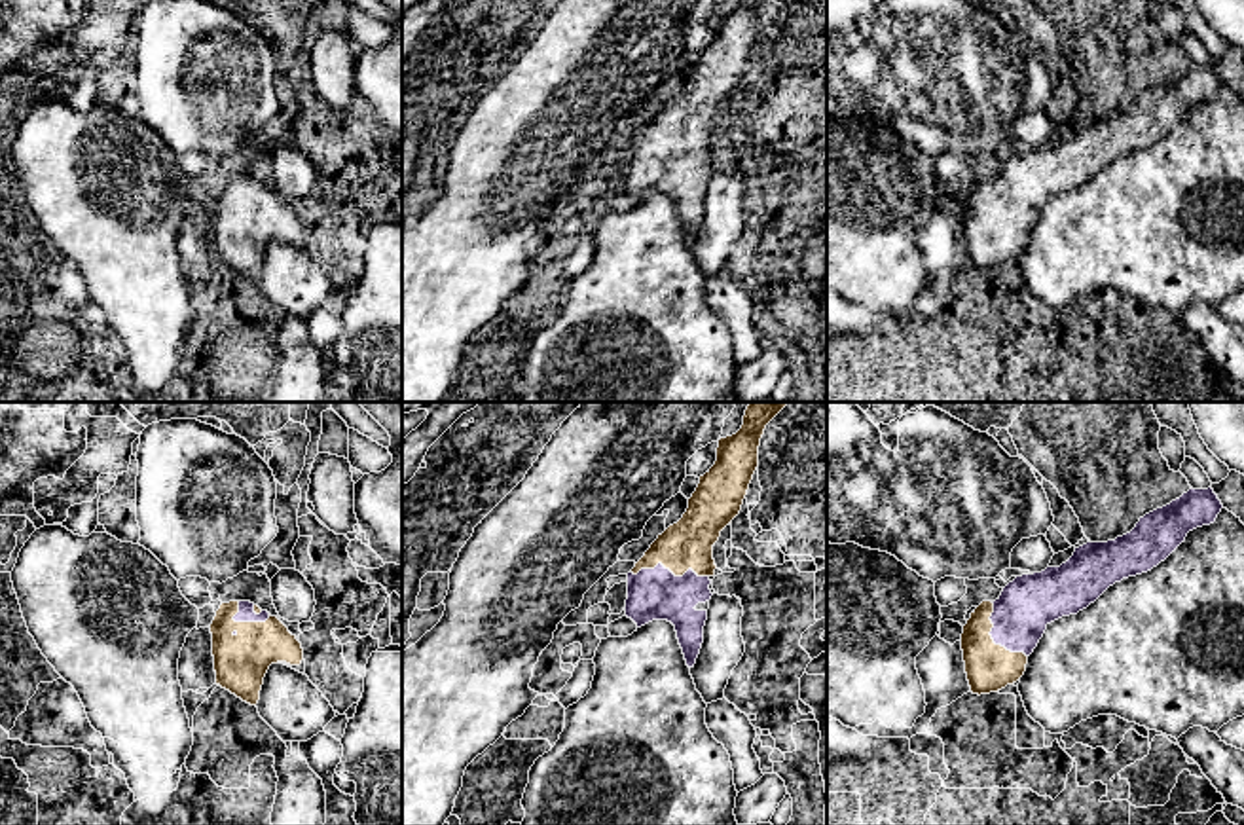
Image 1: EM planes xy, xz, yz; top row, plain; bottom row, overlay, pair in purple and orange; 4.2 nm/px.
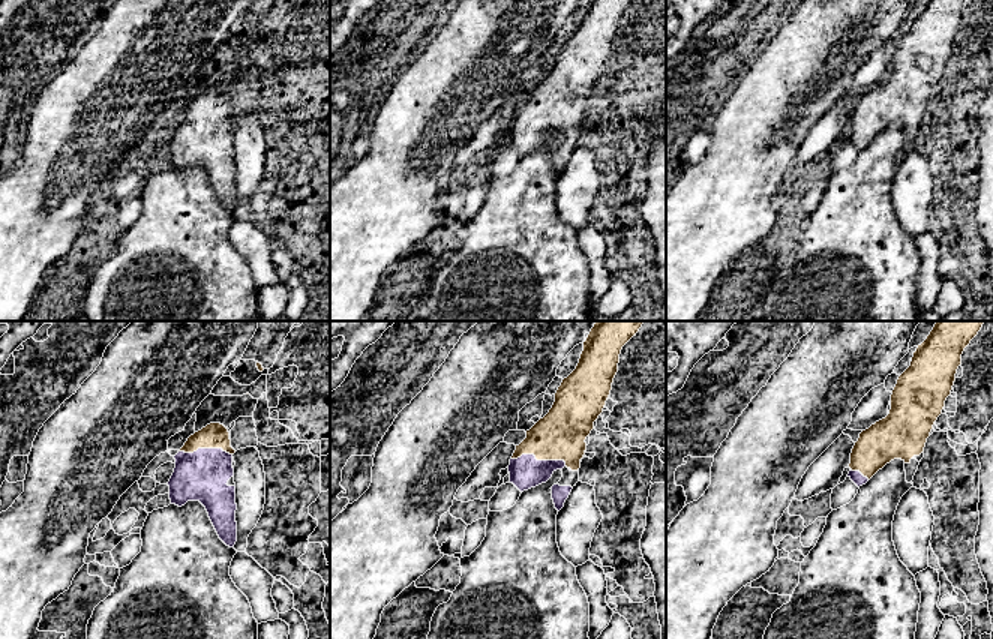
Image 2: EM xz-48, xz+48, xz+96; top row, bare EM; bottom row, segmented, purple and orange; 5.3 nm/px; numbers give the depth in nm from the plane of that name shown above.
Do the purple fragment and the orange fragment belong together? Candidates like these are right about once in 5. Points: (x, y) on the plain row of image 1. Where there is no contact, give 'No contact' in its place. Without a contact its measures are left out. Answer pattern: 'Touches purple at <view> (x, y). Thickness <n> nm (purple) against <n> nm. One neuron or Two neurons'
Touches purple at xz (668, 145). Thickness 220 nm (purple) against 200 nm. One neuron

